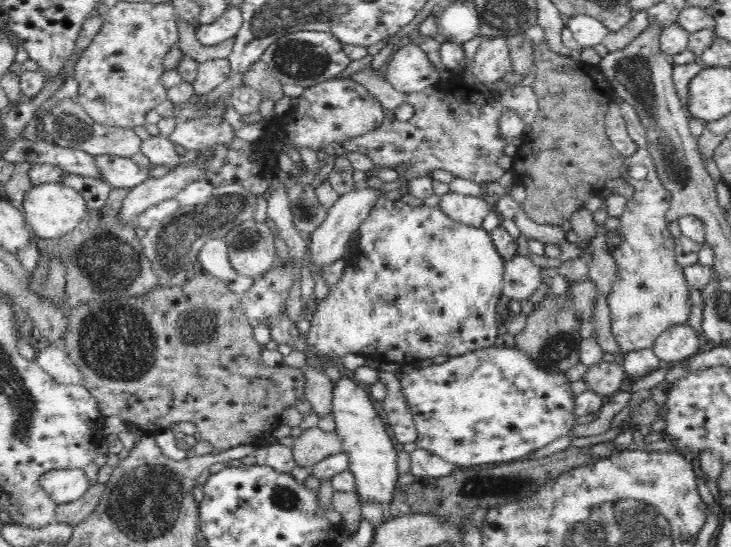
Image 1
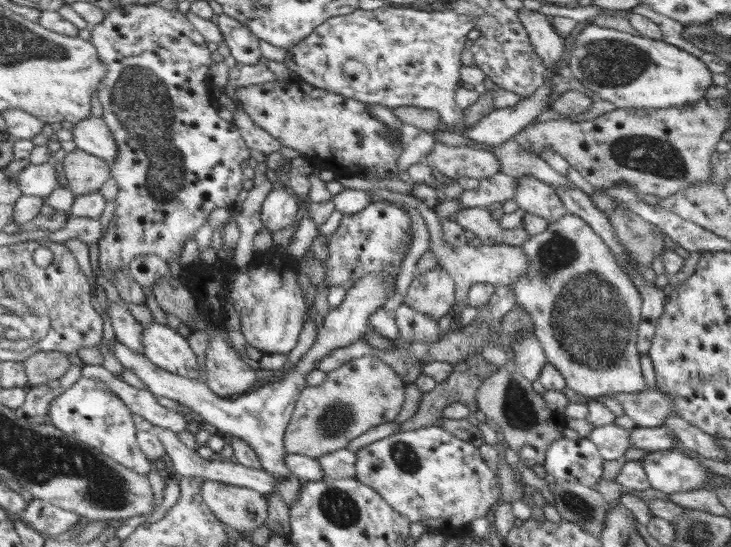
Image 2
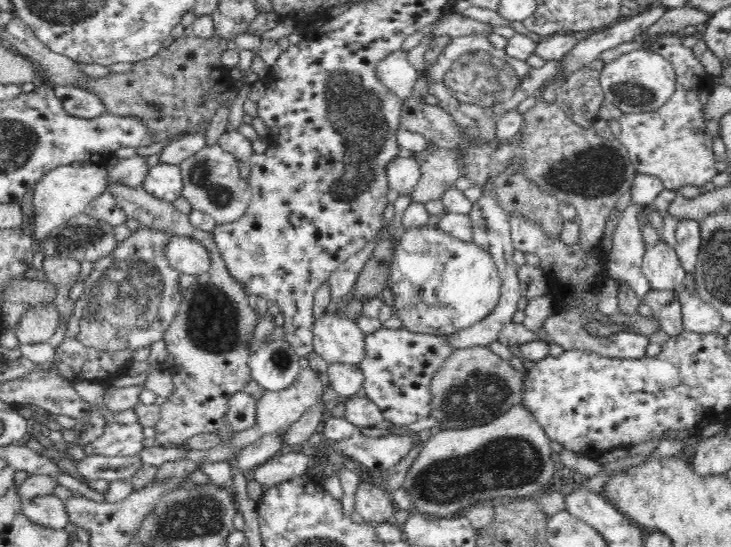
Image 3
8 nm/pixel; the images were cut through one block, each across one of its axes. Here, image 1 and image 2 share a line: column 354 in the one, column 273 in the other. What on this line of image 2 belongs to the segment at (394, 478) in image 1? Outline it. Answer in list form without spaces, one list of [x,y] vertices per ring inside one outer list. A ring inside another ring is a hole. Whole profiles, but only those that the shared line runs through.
[[[364,275],[362,279],[358,279],[346,291],[343,302],[326,312],[326,316],[323,317],[324,325],[318,327],[314,345],[296,363],[294,369],[288,369],[282,379],[264,383],[262,387],[245,392],[236,400],[218,397],[208,388],[204,380],[178,376],[156,366],[148,360],[148,357],[130,350],[116,338],[111,349],[124,367],[134,370],[136,376],[156,398],[165,397],[187,406],[192,412],[198,413],[206,424],[216,427],[219,434],[226,438],[240,438],[252,447],[262,463],[261,469],[276,479],[274,491],[281,496],[286,506],[290,507],[297,501],[299,490],[302,489],[304,482],[294,476],[284,464],[282,457],[286,456],[287,452],[284,450],[283,439],[300,391],[308,385],[305,377],[315,368],[317,360],[324,358],[332,350],[344,348],[362,339],[364,332],[368,330],[369,318],[384,306],[389,295],[389,290],[380,275]]]

